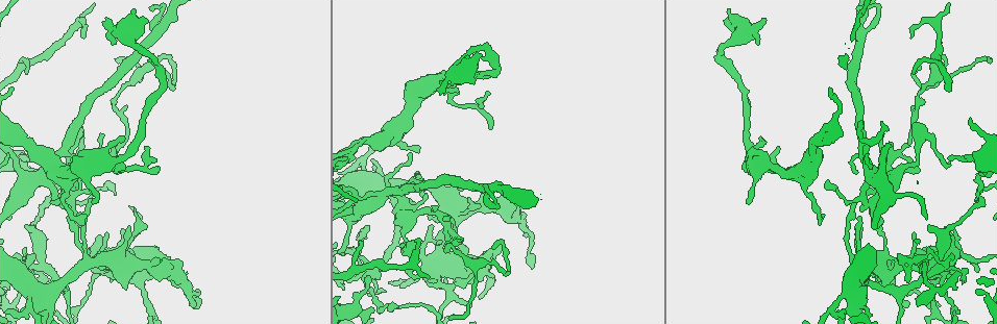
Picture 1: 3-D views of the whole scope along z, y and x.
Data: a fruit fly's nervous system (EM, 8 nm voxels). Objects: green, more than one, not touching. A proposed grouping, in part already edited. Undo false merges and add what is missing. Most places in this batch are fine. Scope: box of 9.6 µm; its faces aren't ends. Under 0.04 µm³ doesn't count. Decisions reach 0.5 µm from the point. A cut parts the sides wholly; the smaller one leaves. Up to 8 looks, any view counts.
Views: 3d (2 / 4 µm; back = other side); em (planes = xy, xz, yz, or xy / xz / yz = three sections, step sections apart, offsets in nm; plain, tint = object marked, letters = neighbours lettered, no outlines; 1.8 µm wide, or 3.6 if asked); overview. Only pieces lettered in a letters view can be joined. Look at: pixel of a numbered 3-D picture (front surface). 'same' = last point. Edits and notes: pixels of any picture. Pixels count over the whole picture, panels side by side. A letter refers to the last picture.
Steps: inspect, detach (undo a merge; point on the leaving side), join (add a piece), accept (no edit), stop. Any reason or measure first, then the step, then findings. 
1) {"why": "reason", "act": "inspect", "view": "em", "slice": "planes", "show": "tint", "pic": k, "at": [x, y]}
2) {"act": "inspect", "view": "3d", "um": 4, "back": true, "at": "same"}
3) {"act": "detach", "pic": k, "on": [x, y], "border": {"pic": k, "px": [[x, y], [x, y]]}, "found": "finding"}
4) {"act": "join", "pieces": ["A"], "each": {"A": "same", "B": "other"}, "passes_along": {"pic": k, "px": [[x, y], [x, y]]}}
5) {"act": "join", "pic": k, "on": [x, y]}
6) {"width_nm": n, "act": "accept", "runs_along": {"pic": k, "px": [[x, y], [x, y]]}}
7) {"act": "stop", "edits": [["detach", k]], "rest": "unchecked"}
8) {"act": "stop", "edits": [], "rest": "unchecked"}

{"why": "abrupt turn", "act": "inspect", "view": "em", "slice": "planes", "show": "letters", "pic": 1, "at": [403, 202]}

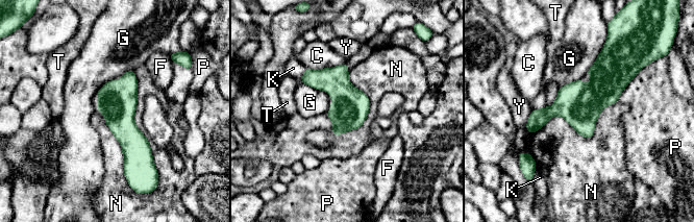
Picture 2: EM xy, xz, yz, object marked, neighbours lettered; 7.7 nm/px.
{"width_nm": 300, "act": "accept", "each": {"C": "other", "F": "other", "G": "other", "K": "other", "N": "other", "P": "other", "T": "other", "Y": "other"}, "border": {"pic": 2, "px": [[618, 101], [528, 133]]}, "found": "one neuron here"}

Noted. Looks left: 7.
{"why": "thick end", "act": "inspect", "view": "em", "um": 3.6, "slice": "xy", "step": 16, "show": "tint", "pic": 1, "at": [372, 309]}

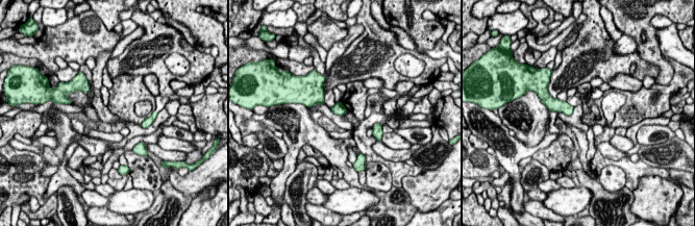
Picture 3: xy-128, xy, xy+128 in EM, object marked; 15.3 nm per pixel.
{"why": "cut it another way", "act": "inspect", "view": "em", "um": 3.6, "slice": "planes", "show": "letters", "at": "same"}

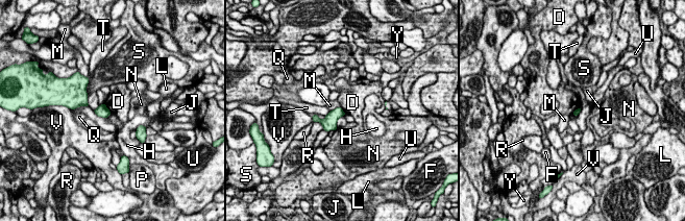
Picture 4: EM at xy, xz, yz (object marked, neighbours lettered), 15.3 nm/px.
{"longest_contact_nm": ["T", 280], "act": "accept", "each": {"D": "other", "F": "other", "H": "other", "J": "other", "L": "other", "M": "other", "N": "other", "P": "other", "Q": "other", "R": "other", "S": "other", "T": "other", "U": "other", "V": "other", "Y": "other"}, "border": {"pic": 4, "px": [[104, 104], [112, 113]]}, "found": "none of them fits"}

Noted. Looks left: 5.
{"why": "three-way junction", "act": "inspect", "view": "3d", "um": 4, "pic": 1, "at": [938, 264]}

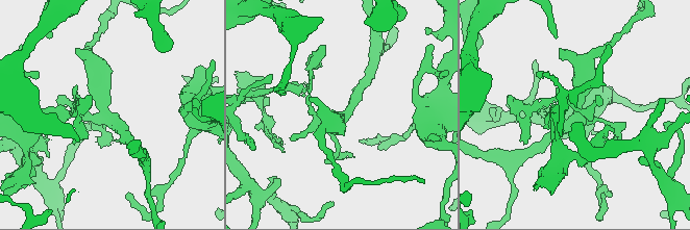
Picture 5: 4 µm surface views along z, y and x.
{"why": "need the tissue", "act": "inspect", "view": "em", "um": 3.6, "slice": "planes", "show": "tint", "pic": 5, "at": [578, 116]}

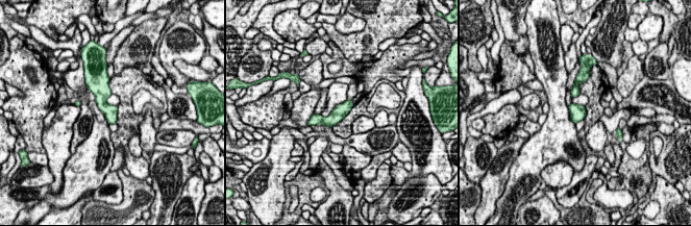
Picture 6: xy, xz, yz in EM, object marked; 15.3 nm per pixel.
{"act": "inspect", "view": "em", "um": 3.6, "slice": "planes", "show": "letters", "at": "same"}

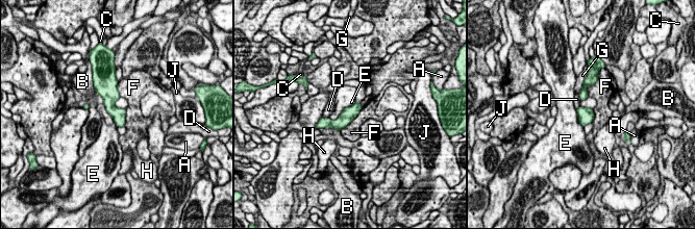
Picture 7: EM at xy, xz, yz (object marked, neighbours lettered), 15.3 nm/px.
{"act": "accept", "each": {"A": "other", "B": "other", "C": "other", "D": "other", "E": "other", "F": "other", "G": "other", "H": "other", "J": "other"}, "runs_along": {"pic": 7, "px": [[357, 105], [340, 123], [322, 122]]}, "found": "continuous, no second neuron"}

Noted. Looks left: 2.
{"act": "stop", "edits": [], "rest": "unchecked"}

